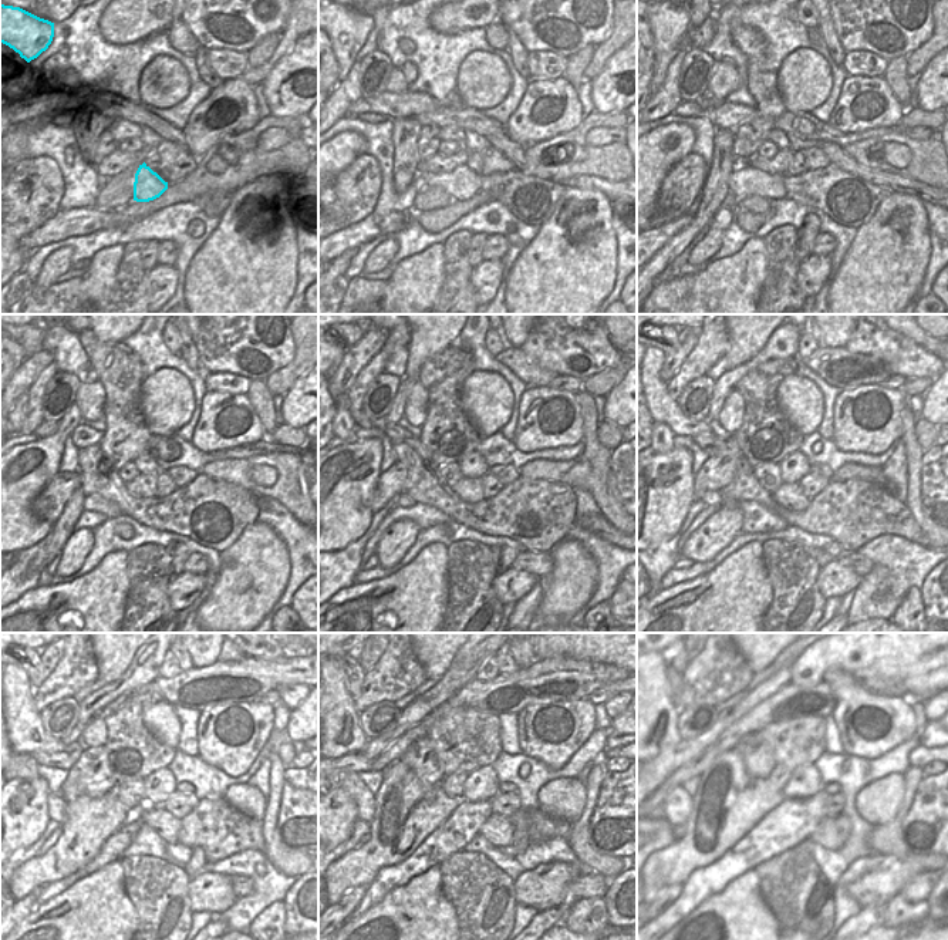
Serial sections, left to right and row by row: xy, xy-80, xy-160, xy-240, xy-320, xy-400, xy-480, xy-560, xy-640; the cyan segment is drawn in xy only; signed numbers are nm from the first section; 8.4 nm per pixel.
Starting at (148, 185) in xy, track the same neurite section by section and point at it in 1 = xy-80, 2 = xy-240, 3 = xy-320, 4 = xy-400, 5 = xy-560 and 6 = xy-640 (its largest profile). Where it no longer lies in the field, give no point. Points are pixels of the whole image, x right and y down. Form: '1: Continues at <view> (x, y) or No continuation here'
1: Continues at xy-80 (461, 184)
2: Continues at xy-240 (94, 502)
3: Continues at xy-320 (402, 501)
4: Continues at xy-400 (712, 498)
5: Continues at xy-560 (348, 781)
6: Continues at xy-640 (677, 807)

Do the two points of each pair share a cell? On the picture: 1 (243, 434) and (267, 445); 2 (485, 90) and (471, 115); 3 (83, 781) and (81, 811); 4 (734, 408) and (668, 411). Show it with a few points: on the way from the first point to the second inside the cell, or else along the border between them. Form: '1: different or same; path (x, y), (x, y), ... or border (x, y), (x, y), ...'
1: different; border (263, 435), (248, 444), (223, 448)
2: different; border (465, 105), (481, 111)
3: different; border (112, 791), (100, 797), (77, 797), (67, 802)
4: different; border (712, 423), (715, 428)

